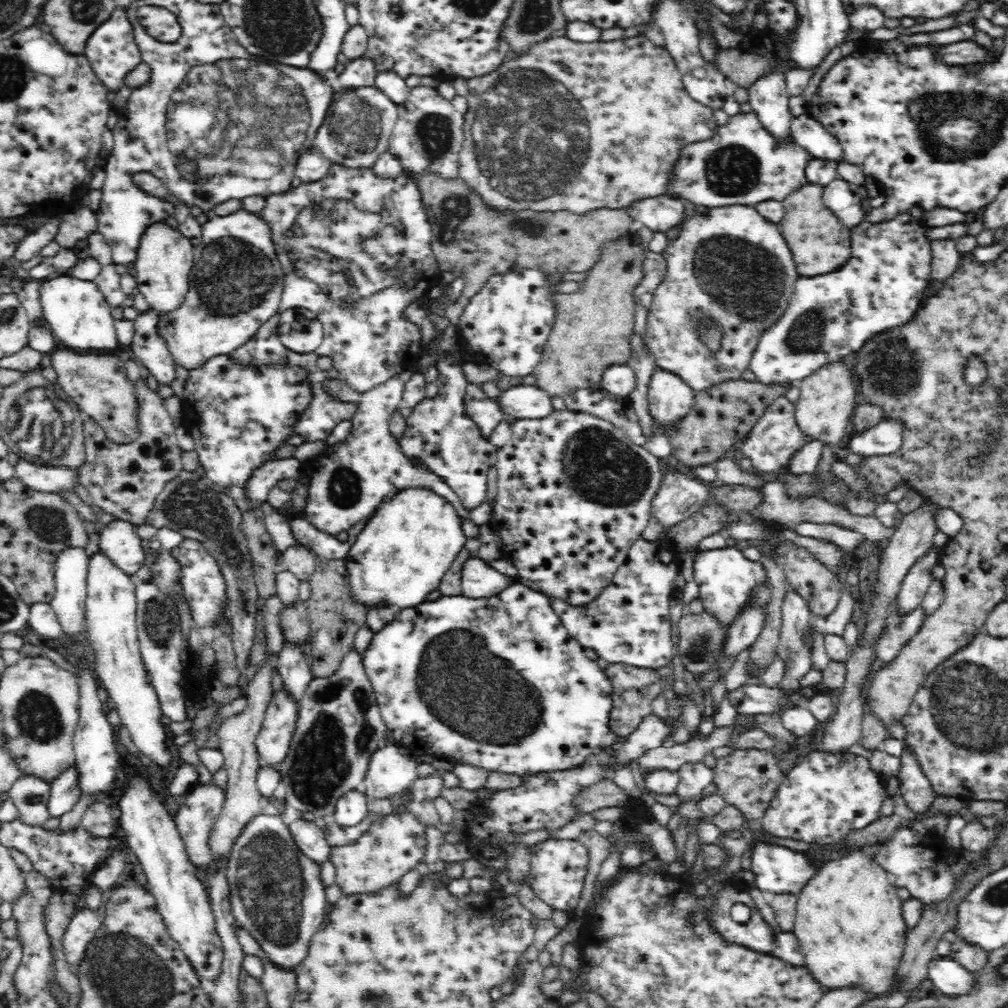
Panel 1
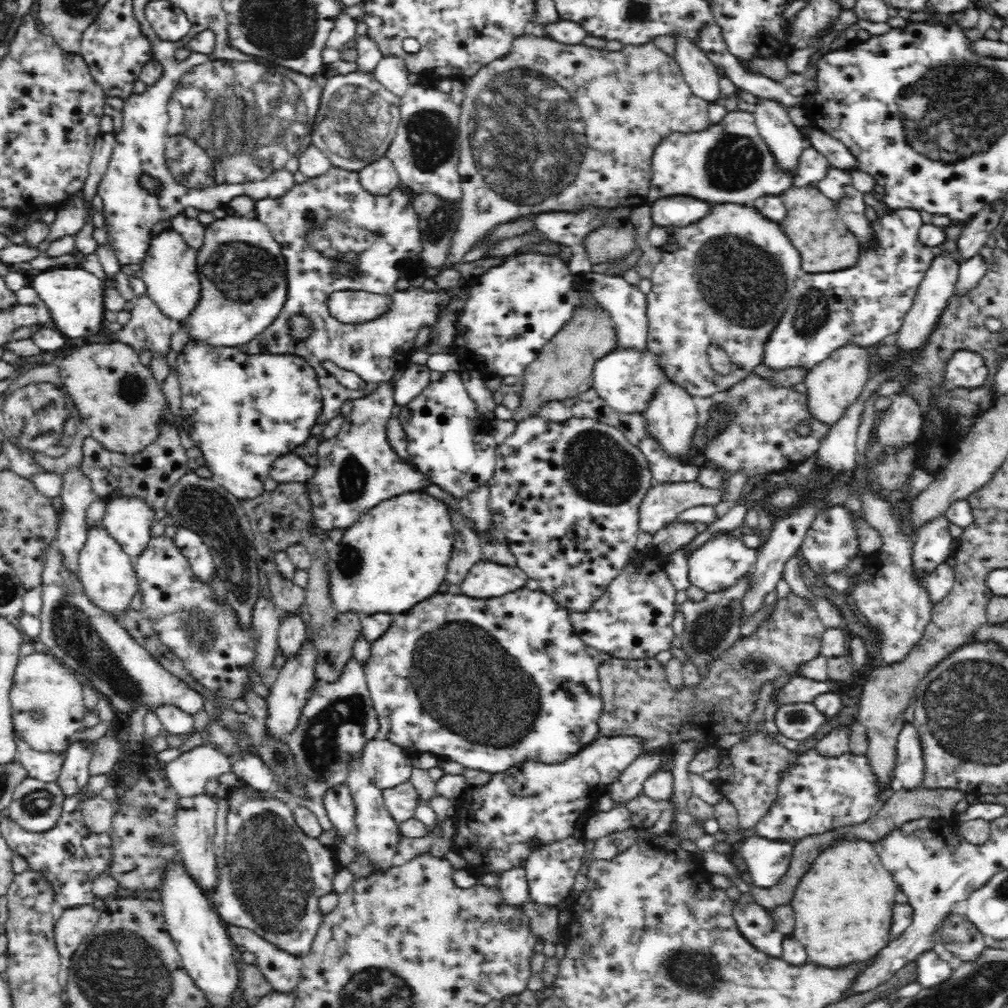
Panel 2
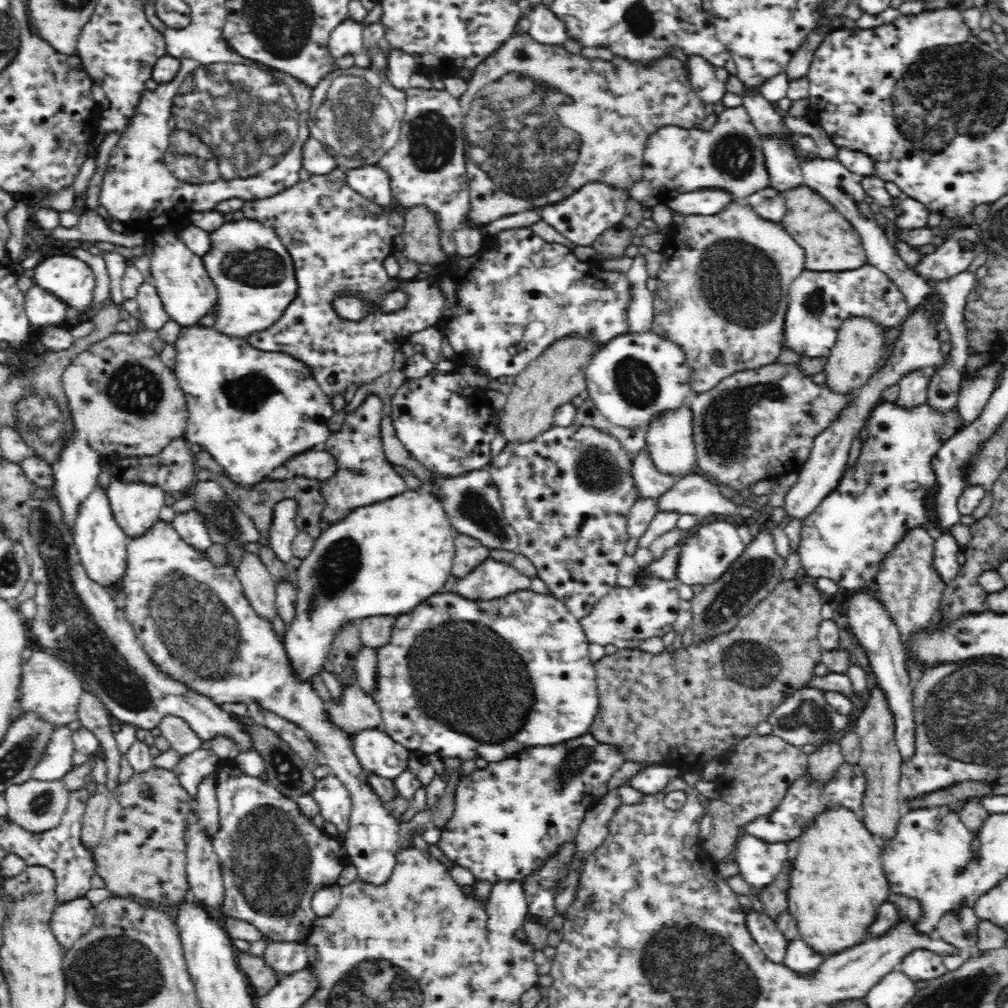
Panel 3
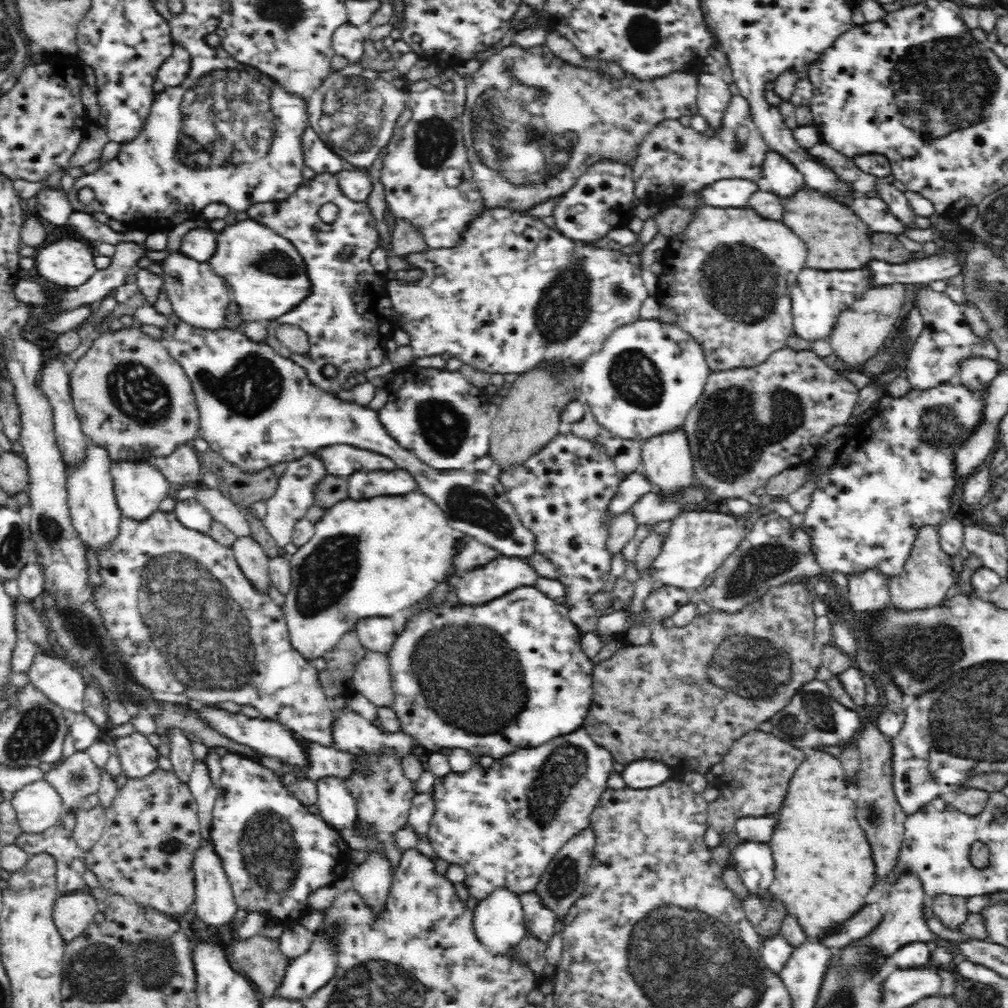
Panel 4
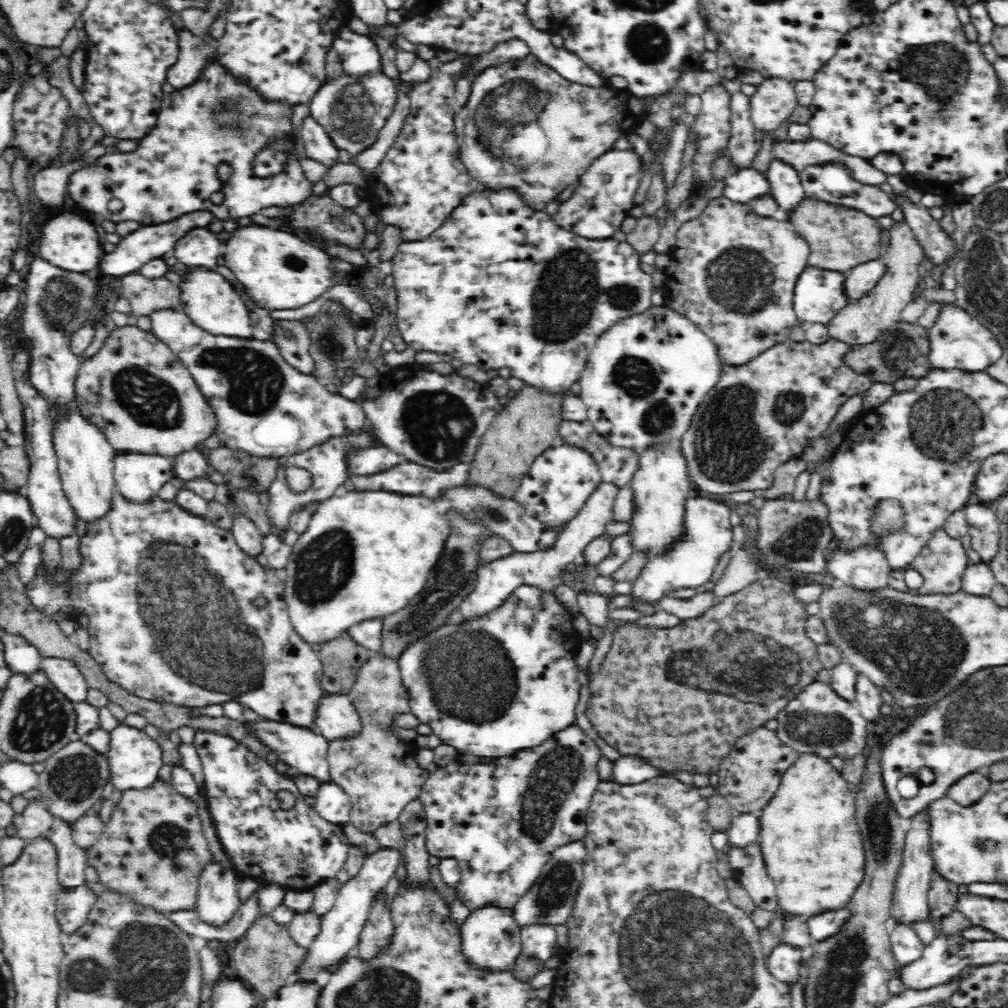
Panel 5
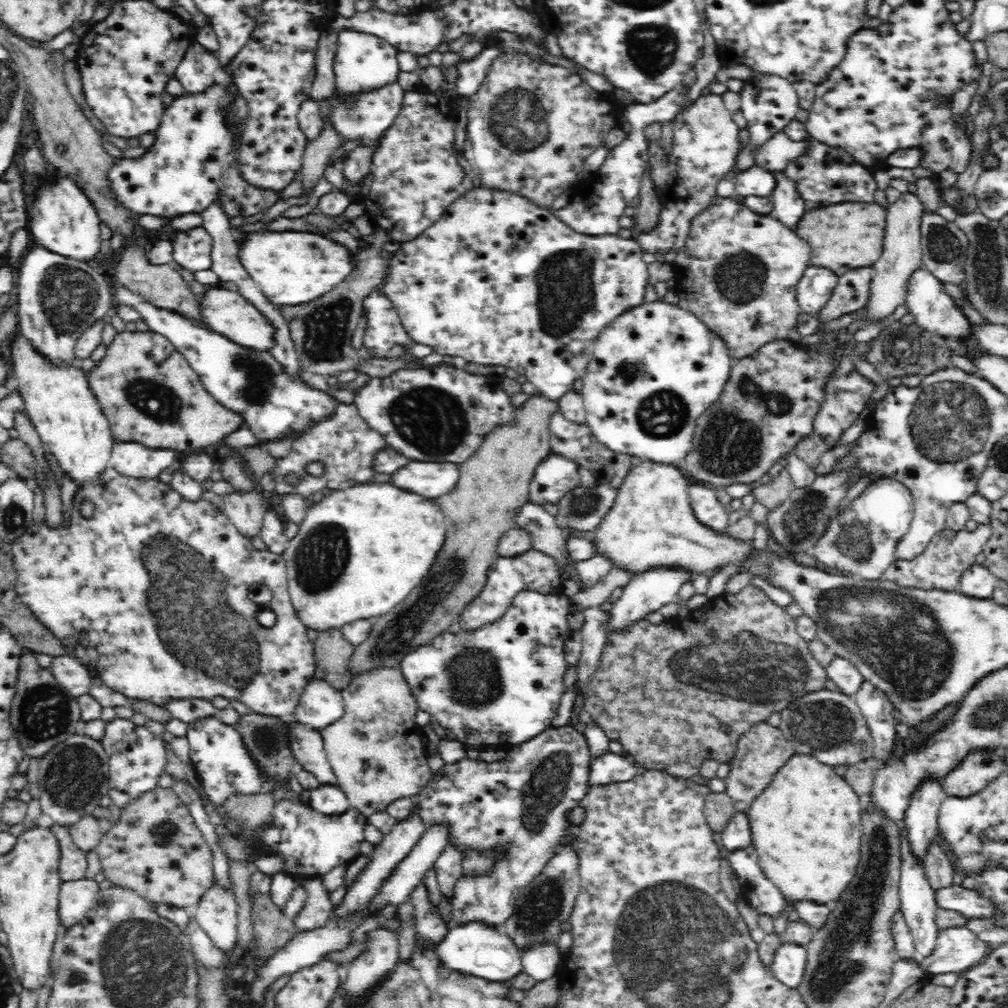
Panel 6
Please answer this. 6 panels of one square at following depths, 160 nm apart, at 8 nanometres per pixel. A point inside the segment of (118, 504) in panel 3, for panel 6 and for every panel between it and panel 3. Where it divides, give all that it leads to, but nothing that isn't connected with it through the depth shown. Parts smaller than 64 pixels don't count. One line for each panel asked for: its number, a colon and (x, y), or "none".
4: (139, 486)
5: (140, 476)
6: (129, 457)

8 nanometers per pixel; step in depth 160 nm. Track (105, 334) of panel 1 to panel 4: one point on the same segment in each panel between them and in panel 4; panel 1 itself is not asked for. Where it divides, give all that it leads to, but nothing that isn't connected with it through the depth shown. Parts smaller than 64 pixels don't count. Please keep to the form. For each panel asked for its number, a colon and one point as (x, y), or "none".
2: (74, 295)
3: (66, 276)
4: (68, 261)

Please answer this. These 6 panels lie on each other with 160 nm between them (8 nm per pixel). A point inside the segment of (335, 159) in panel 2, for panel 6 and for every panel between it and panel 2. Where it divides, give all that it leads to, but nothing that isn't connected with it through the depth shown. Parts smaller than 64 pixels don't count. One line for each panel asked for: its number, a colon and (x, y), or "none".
3: (357, 113)
4: (354, 110)
5: (352, 110)
6: (373, 113)

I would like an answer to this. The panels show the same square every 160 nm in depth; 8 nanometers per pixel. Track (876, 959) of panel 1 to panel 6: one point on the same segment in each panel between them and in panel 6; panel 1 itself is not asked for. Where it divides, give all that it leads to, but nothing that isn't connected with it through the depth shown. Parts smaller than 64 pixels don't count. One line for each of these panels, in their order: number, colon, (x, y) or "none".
2: (843, 903)
3: (837, 880)
4: (822, 863)
5: (812, 849)
6: (806, 828)

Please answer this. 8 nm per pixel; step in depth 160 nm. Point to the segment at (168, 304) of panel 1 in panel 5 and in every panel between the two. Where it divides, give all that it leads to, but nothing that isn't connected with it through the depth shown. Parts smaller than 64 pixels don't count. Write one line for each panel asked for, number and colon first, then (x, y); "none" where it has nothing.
2: (170, 270)
3: (188, 294)
4: (199, 297)
5: (208, 298)

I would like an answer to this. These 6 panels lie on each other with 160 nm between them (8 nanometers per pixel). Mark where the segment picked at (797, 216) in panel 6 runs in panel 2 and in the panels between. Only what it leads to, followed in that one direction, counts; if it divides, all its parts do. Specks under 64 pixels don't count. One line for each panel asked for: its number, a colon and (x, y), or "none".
2: (784, 140)
3: (779, 159)
4: (781, 177)
5: (785, 188)

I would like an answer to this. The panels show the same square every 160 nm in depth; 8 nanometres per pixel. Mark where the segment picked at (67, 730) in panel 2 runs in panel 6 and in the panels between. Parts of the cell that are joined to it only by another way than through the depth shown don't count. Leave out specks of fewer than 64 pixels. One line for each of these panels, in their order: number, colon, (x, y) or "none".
3: (49, 686)
4: (64, 683)
5: (65, 675)
6: (70, 672)

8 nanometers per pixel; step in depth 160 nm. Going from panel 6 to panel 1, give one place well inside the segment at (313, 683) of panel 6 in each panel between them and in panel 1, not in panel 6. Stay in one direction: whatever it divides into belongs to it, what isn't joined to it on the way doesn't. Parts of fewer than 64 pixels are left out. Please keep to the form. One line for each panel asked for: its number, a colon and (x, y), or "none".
1: (391, 769)
2: (386, 764)
3: (377, 752)
4: (351, 733)
5: (334, 717)

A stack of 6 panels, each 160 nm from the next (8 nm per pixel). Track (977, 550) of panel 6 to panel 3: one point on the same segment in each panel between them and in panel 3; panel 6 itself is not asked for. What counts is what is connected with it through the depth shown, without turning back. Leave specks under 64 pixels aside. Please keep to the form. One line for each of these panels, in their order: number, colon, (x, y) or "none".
3: (908, 584)
4: (928, 574)
5: (943, 560)

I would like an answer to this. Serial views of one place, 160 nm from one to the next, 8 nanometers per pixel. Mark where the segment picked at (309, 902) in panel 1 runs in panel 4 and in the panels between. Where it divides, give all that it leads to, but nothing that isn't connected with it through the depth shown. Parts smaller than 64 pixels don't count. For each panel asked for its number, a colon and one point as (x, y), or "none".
2: (273, 873)
3: (273, 860)
4: (276, 853)

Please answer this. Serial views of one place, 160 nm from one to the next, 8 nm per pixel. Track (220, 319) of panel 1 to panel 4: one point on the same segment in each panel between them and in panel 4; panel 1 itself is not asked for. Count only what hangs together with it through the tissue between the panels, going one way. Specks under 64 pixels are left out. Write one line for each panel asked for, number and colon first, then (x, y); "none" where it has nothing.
2: (233, 248)
3: (255, 275)
4: (268, 277)

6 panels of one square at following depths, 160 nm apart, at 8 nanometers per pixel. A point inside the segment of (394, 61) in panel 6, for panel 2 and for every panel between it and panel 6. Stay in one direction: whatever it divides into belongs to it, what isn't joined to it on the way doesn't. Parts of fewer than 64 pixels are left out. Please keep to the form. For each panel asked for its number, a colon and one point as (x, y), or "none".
2: (343, 35)
3: (347, 38)
4: (347, 41)
5: (360, 57)

